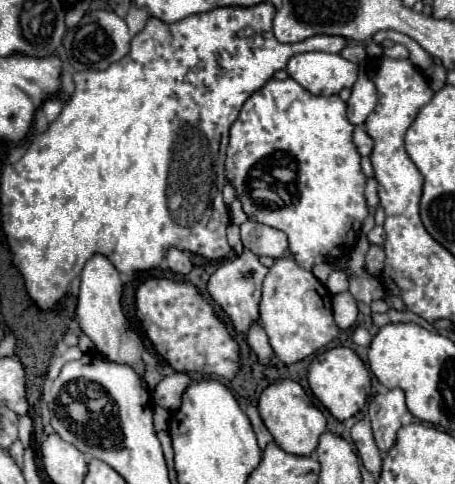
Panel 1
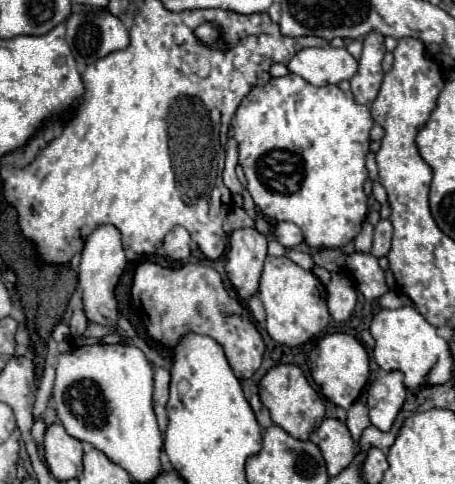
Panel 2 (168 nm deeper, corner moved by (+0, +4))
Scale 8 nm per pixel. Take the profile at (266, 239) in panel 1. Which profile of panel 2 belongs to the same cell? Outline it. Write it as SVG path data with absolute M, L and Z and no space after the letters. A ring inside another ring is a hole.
M279 222L273 228L273 234L277 236L279 244L287 246L287 248L295 248L299 244L303 244L303 232L299 226L295 226L293 222Z

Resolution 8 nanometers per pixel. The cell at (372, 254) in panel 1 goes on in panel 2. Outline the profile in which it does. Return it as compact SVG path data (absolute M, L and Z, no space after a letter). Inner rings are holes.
M381 220L377 226L375 226L375 236L373 236L373 250L371 254L381 258L381 256L387 256L389 248L391 248L391 238L393 238L393 226L389 220Z

